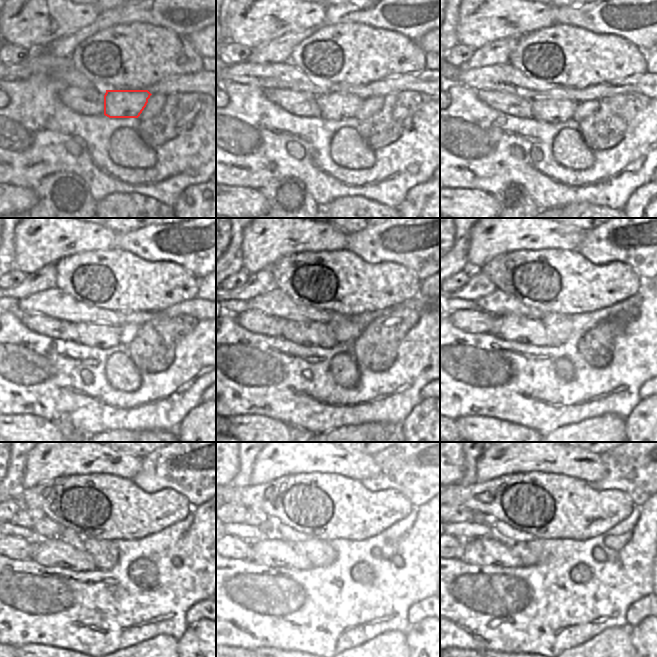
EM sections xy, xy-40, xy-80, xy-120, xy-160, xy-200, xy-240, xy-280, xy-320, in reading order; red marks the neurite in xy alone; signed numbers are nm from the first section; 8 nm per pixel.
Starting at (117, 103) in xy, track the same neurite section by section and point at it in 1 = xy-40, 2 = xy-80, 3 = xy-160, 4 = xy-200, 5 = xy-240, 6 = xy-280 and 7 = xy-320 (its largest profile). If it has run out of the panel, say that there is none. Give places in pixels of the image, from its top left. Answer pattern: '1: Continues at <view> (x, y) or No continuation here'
1: Continues at xy-40 (336, 105)
2: Continues at xy-80 (553, 111)
3: Continues at xy-160 (305, 332)
4: Continues at xy-200 (512, 328)
5: Continues at xy-240 (52, 552)
6: Continues at xy-280 (274, 552)
7: Continues at xy-320 (480, 551).

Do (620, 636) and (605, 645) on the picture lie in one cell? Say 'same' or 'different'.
same

